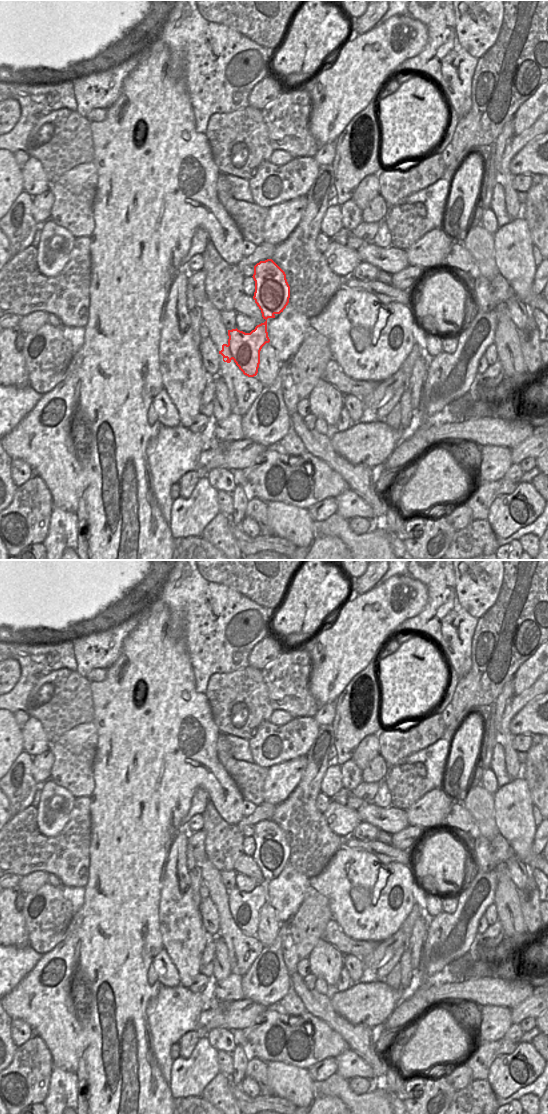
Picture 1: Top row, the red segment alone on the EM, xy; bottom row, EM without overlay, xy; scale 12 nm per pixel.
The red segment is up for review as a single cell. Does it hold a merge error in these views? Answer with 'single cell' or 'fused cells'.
fused cells

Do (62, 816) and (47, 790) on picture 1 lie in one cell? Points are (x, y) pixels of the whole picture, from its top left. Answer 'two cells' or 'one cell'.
one cell

